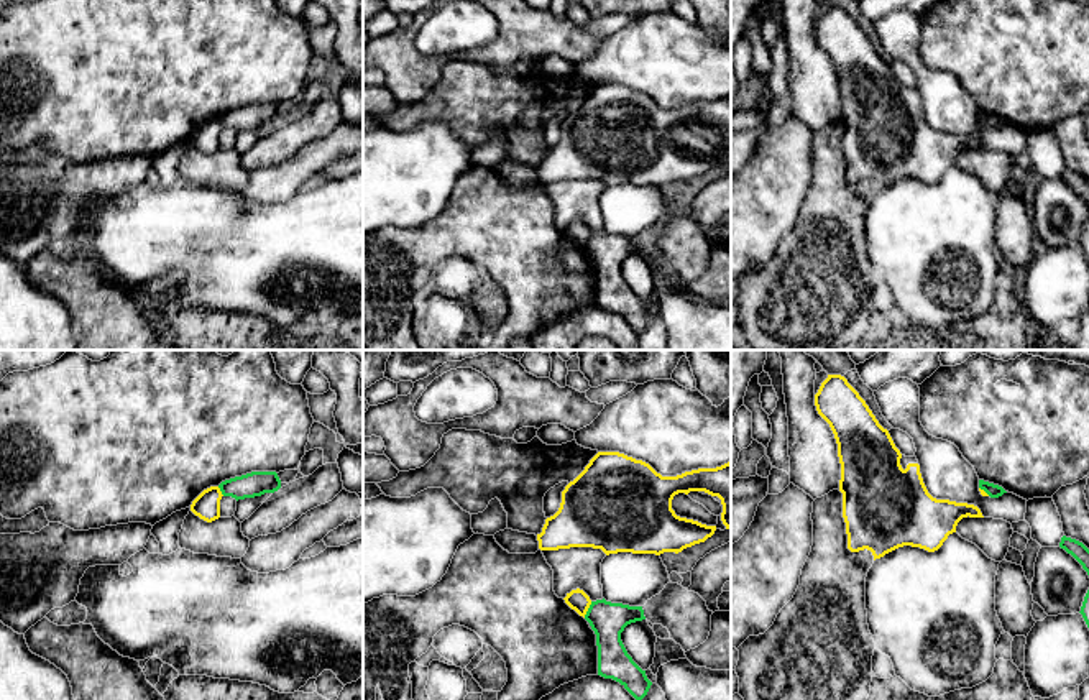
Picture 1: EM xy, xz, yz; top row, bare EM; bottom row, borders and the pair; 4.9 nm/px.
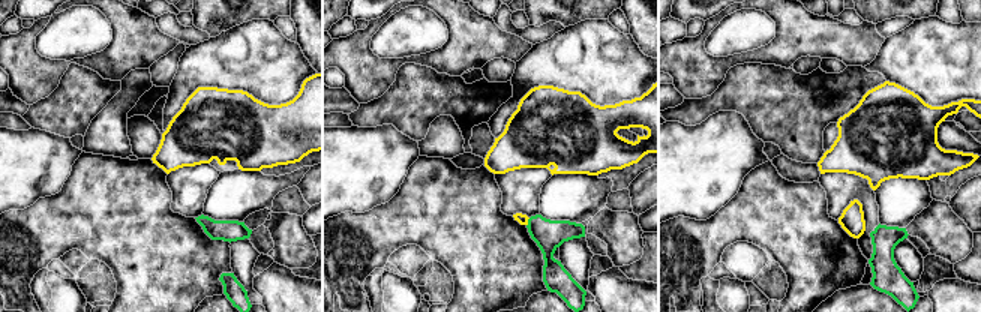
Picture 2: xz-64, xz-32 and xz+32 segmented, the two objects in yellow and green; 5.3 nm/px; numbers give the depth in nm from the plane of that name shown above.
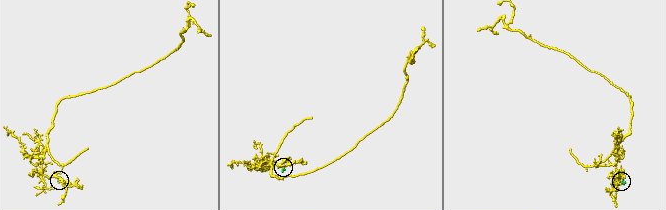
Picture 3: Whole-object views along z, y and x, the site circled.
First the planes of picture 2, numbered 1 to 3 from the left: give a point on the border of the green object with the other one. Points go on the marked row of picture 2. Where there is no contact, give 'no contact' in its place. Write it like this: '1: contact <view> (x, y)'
1: no contact
2: contact xz-32 (527, 222)
3: no contact

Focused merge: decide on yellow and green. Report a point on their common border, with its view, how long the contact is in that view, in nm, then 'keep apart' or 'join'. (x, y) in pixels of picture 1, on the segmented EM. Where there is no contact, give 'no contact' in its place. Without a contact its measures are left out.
xz (587, 610) | 90 nm | keep apart

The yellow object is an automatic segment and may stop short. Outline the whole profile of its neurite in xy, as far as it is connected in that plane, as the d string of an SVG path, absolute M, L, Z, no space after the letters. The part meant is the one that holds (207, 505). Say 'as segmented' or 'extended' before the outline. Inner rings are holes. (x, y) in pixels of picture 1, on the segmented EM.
as segmented; M218 486L204 490L191 504L191 511L200 519L212 523L220 518L222 491Z

